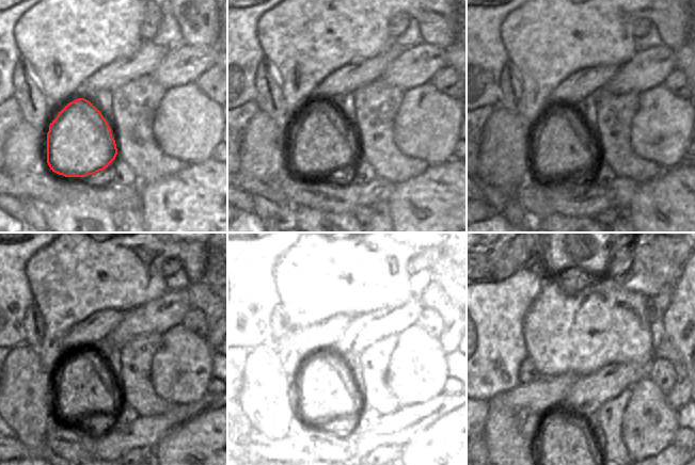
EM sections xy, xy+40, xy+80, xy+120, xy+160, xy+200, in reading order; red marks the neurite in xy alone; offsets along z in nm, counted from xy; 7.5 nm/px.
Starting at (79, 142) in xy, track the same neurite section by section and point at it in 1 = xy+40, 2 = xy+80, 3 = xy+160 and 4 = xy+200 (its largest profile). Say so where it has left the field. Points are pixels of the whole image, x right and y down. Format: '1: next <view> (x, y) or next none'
1: next xy+40 (321, 144)
2: next xy+80 (562, 147)
3: next xy+160 (327, 396)
4: next xy+200 (569, 449)

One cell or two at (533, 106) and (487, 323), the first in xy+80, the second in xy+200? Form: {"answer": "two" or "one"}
{"answer": "two"}

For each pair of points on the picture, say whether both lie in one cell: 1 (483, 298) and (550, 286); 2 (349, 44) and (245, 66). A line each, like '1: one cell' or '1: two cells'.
1: two cells
2: two cells

